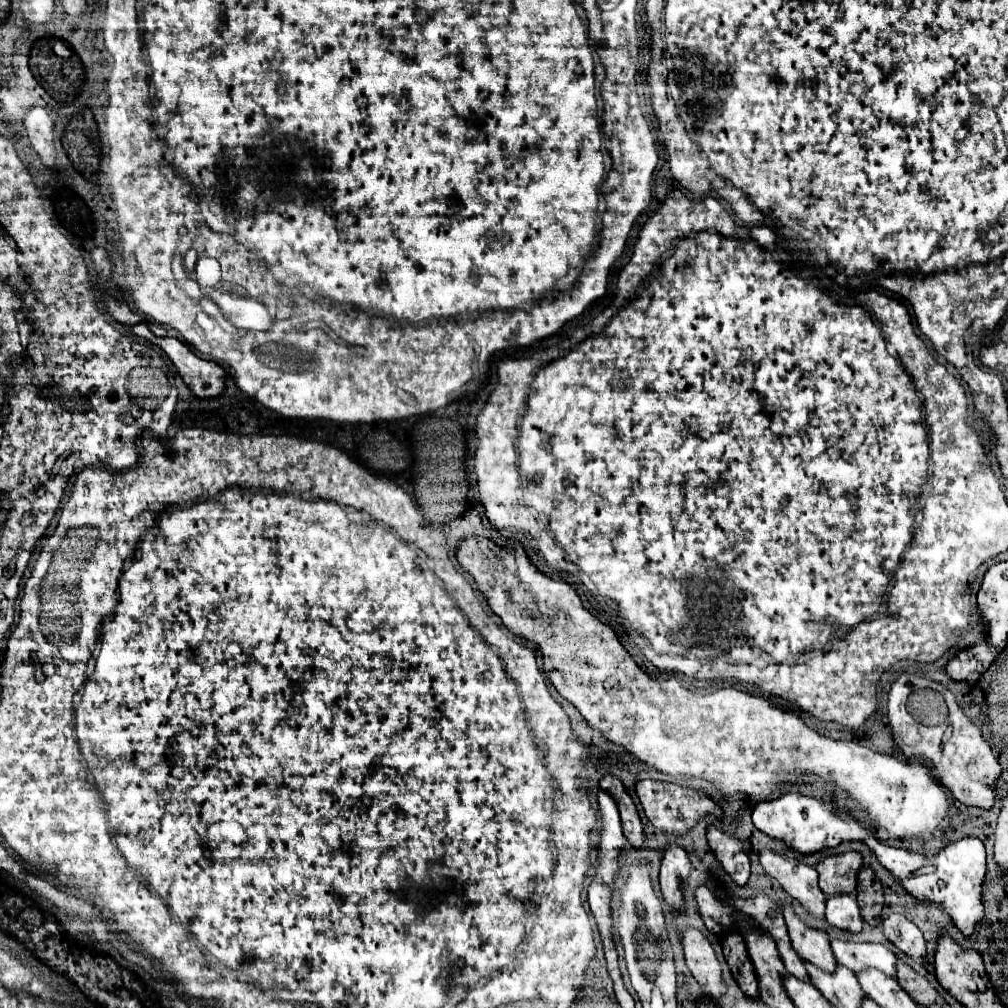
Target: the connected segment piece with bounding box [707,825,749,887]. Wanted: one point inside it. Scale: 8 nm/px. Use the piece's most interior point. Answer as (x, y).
(727, 850)

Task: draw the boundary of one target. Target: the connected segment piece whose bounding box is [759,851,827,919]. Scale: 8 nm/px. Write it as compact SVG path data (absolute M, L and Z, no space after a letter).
M761 851L761 865L767 875L775 877L779 885L799 901L811 915L823 919L825 917L825 901L827 897L817 885L817 871L793 859L781 857L773 851Z

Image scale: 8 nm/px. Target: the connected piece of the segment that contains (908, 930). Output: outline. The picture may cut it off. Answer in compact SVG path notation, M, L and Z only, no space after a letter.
M891 913L883 921L883 935L887 941L891 941L899 951L909 955L913 961L923 963L925 959L923 933L915 923L905 919L901 913Z

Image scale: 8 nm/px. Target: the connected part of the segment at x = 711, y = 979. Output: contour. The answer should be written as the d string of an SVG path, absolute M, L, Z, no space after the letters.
M687 929L683 935L683 951L687 967L695 981L703 987L703 993L713 999L721 999L725 995L721 965L707 937L697 929Z

